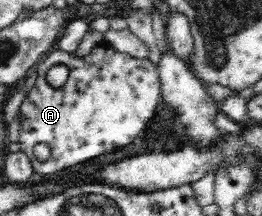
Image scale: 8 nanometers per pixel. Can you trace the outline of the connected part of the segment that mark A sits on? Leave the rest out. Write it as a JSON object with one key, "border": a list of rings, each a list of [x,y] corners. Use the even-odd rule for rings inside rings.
{"border":[[[99,43],[84,57],[74,56],[71,53],[52,49],[37,65],[36,82],[32,90],[27,93],[18,112],[22,114],[22,123],[19,136],[20,151],[26,153],[32,166],[41,175],[53,175],[73,165],[85,164],[87,159],[104,157],[104,154],[113,152],[132,143],[133,139],[144,131],[147,121],[160,112],[161,86],[158,67],[151,61],[138,61],[128,54],[117,52],[106,43]],[[54,65],[68,67],[68,80],[60,88],[54,88],[47,82],[47,71]],[[37,143],[47,143],[51,155],[47,161],[39,161],[33,154],[33,147]]]}

